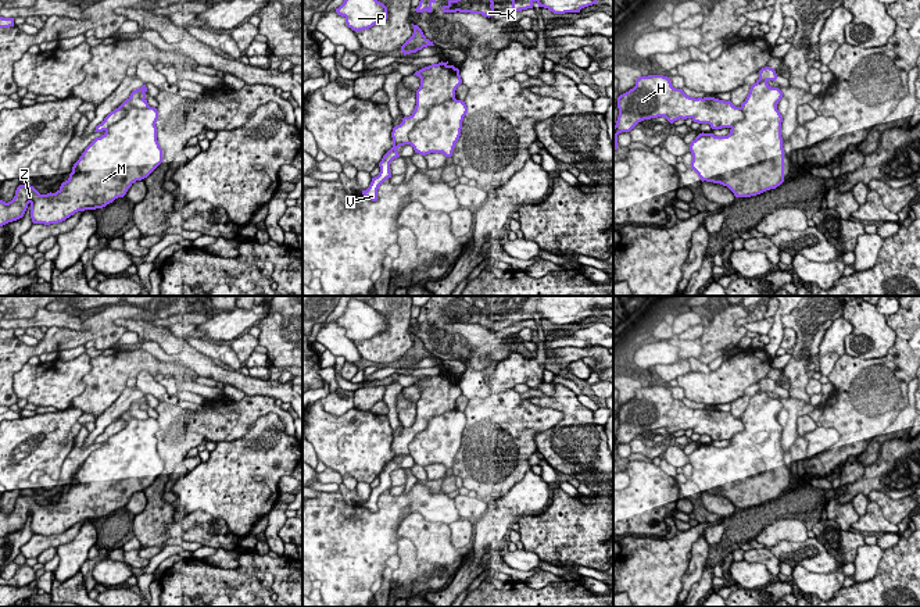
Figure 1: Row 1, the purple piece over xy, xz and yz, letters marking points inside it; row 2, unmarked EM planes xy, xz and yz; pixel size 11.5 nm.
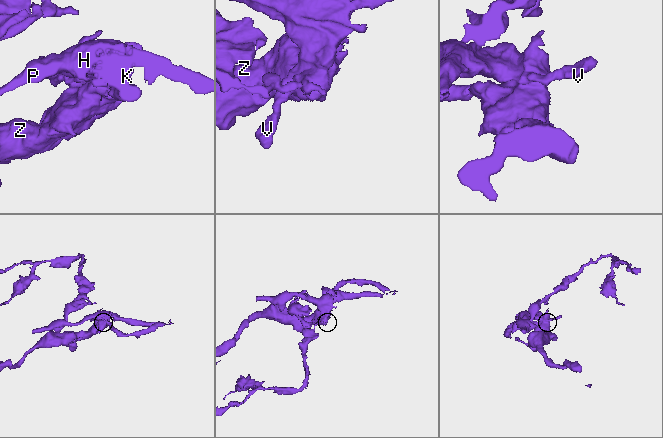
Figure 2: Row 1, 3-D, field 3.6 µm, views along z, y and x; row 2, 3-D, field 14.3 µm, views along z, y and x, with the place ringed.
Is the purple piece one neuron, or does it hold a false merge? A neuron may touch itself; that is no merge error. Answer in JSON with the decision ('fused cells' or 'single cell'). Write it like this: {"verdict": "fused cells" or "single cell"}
{"verdict": "fused cells"}

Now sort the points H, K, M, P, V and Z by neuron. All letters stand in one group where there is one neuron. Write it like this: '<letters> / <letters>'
H K P V / M Z

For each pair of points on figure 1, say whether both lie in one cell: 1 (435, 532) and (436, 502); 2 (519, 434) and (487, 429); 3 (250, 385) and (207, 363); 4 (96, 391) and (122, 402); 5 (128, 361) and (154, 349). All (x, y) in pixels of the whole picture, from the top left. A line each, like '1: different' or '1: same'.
1: different
2: same
3: same
4: different
5: different

